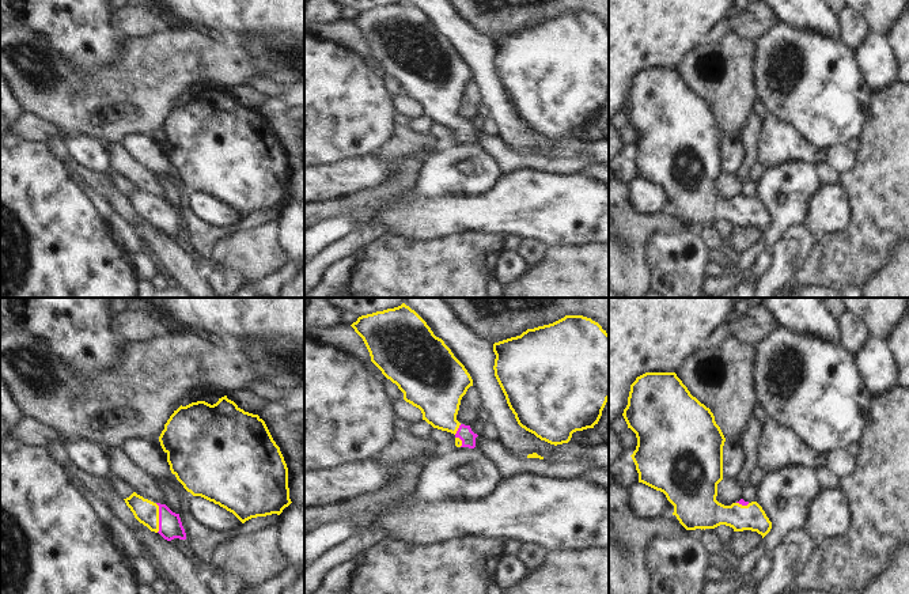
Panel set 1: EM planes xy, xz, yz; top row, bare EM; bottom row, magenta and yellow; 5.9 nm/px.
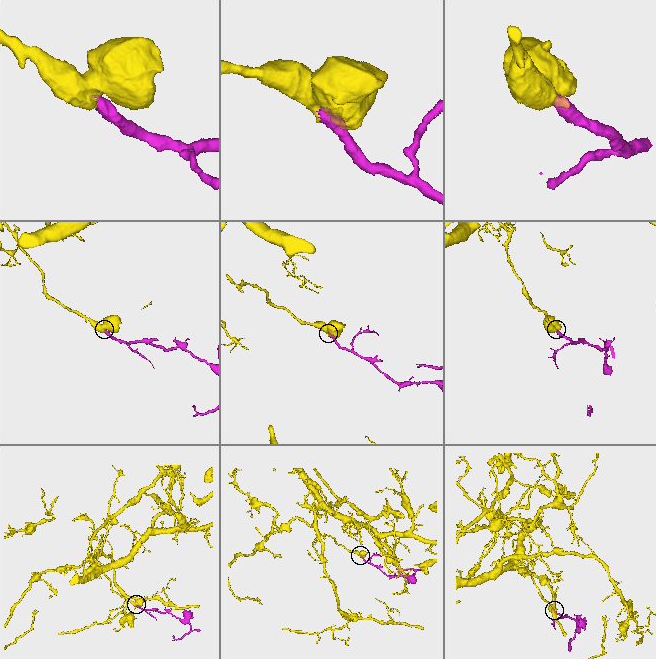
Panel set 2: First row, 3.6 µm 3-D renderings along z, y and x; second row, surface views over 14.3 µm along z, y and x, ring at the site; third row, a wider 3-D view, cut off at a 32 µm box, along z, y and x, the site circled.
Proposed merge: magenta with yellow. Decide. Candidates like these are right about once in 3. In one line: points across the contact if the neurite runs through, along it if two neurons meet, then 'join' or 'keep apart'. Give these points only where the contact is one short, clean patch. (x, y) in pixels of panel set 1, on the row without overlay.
across xy (170, 222), (159, 214), (146, 207) | join

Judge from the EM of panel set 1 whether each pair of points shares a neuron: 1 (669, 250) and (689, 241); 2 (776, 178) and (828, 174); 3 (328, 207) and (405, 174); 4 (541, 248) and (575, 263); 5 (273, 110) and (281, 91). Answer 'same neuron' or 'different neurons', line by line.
1: same neuron
2: different neurons
3: same neuron
4: different neurons
5: different neurons

